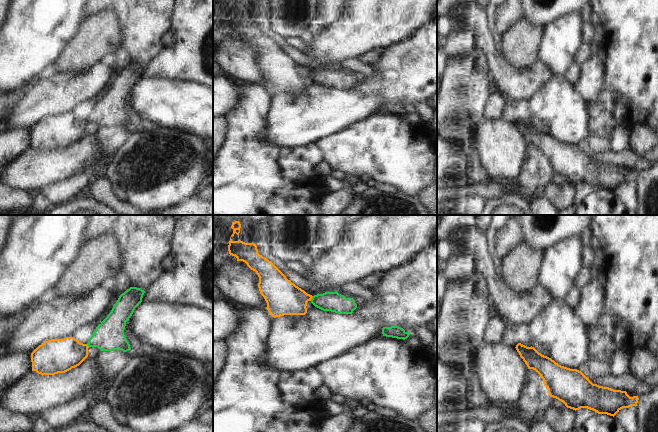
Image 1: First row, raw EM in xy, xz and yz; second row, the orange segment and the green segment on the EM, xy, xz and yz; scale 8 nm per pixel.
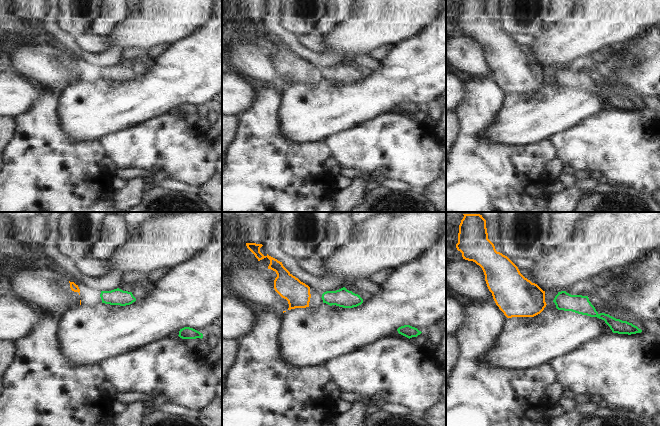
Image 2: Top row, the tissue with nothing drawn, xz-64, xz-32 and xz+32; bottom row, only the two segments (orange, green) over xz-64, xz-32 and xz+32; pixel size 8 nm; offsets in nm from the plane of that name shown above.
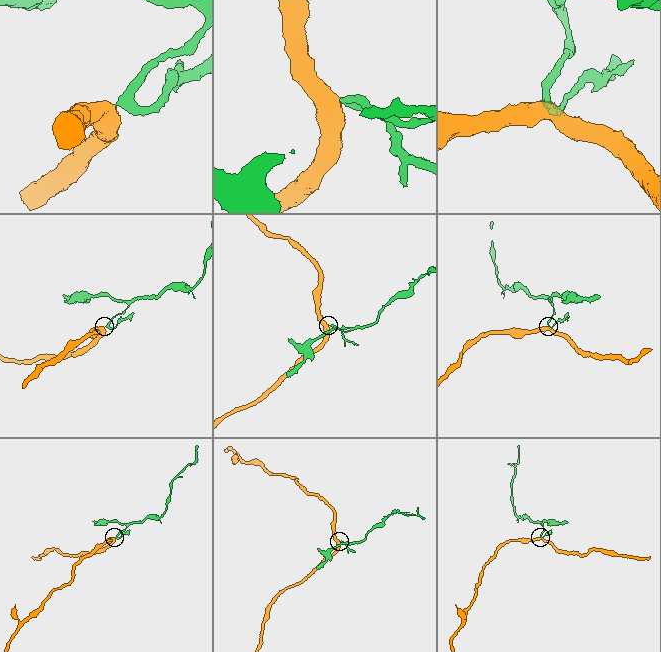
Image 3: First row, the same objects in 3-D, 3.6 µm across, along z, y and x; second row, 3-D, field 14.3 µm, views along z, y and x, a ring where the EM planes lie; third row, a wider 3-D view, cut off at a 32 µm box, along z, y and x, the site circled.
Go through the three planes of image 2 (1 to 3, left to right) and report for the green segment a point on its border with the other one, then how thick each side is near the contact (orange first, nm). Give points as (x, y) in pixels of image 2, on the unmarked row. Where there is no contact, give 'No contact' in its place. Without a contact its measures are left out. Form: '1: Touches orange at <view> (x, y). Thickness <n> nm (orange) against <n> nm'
1: No contact
2: No contact
3: No contact

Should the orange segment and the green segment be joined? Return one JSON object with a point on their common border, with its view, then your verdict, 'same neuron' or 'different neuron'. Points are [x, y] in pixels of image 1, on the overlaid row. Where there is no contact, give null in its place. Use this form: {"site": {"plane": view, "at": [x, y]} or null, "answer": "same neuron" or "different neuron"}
{"site": {"plane": "xz", "at": [311, 298]}, "answer": "different neuron"}

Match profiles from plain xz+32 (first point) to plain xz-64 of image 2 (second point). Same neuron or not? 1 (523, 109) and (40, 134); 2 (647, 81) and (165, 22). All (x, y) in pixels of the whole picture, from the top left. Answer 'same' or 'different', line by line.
1: different
2: different

